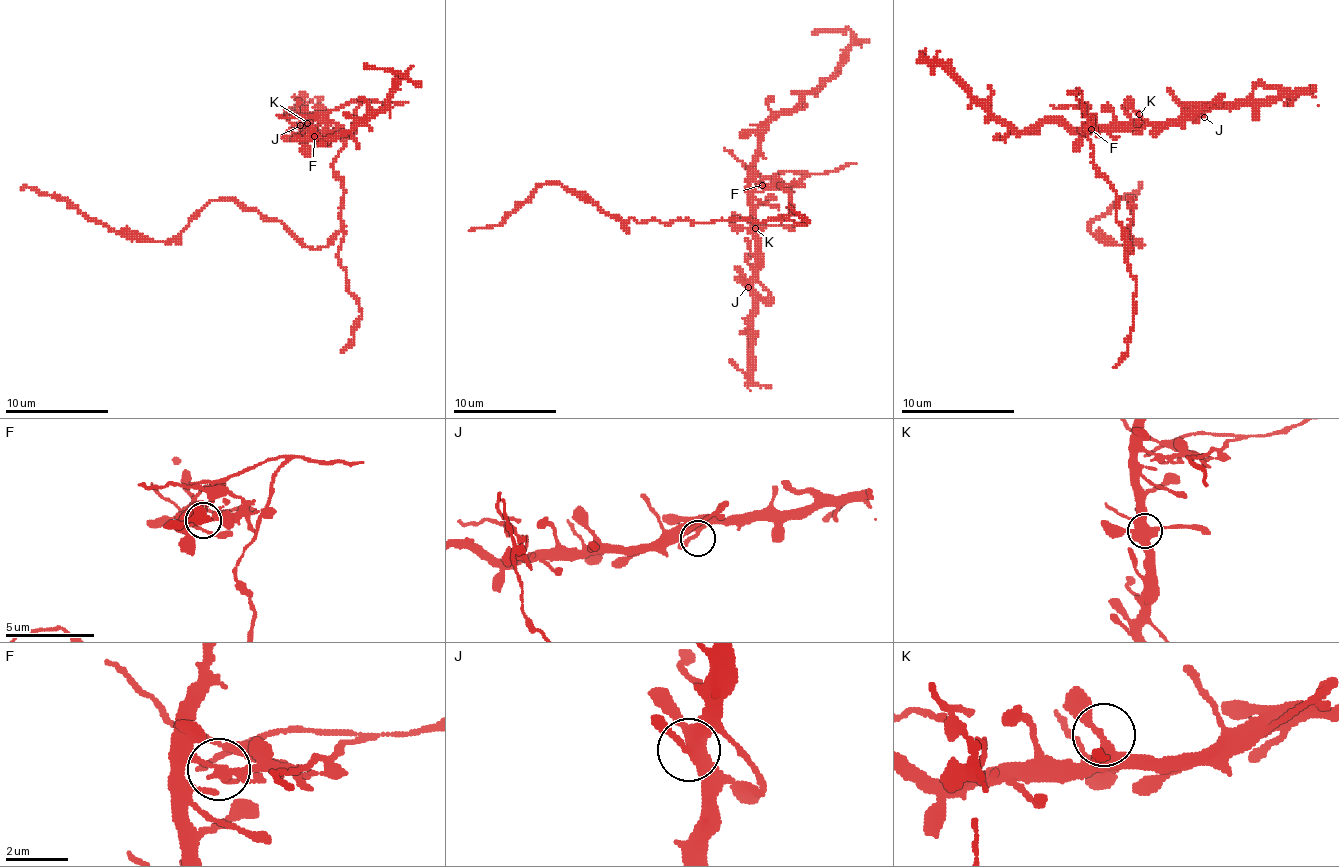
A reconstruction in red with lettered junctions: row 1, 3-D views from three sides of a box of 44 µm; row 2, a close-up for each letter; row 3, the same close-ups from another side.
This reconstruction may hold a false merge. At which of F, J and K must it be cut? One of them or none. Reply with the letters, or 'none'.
F

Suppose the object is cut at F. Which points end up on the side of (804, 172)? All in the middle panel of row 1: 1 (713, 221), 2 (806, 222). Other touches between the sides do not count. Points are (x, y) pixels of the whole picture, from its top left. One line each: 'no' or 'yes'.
1: yes
2: yes

